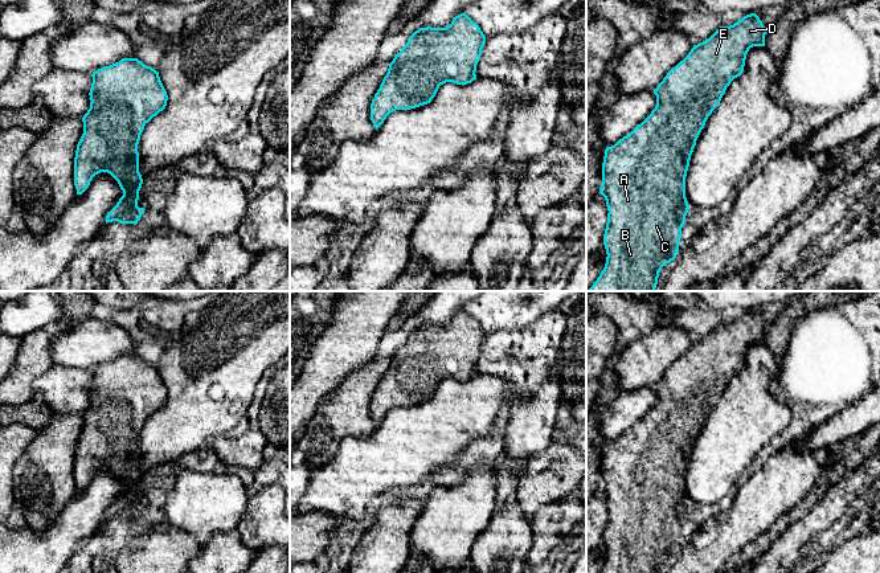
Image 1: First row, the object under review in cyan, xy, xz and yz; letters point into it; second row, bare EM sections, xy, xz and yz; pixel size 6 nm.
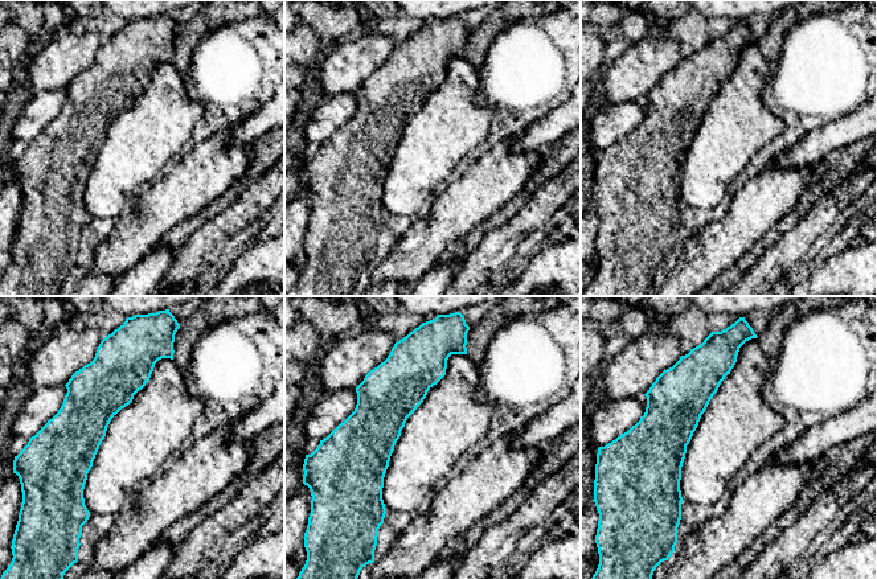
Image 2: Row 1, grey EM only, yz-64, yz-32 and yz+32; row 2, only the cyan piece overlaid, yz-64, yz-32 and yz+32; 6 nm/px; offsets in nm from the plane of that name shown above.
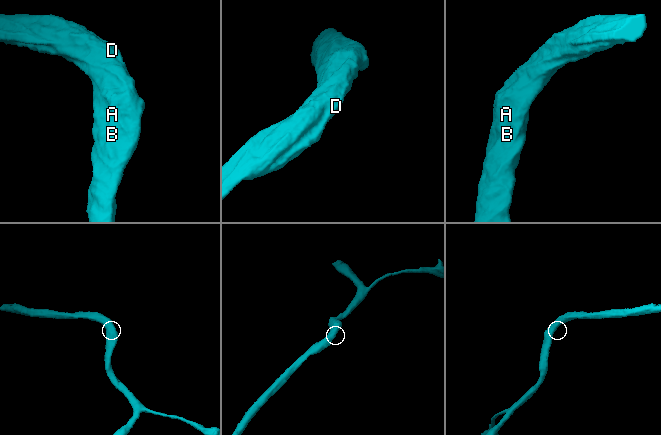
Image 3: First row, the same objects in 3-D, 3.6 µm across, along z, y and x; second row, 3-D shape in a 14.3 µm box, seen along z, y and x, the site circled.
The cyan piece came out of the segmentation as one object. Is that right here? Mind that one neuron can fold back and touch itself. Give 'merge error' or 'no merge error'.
no merge error

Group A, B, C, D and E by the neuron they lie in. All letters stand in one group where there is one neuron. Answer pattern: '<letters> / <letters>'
A B C D E

